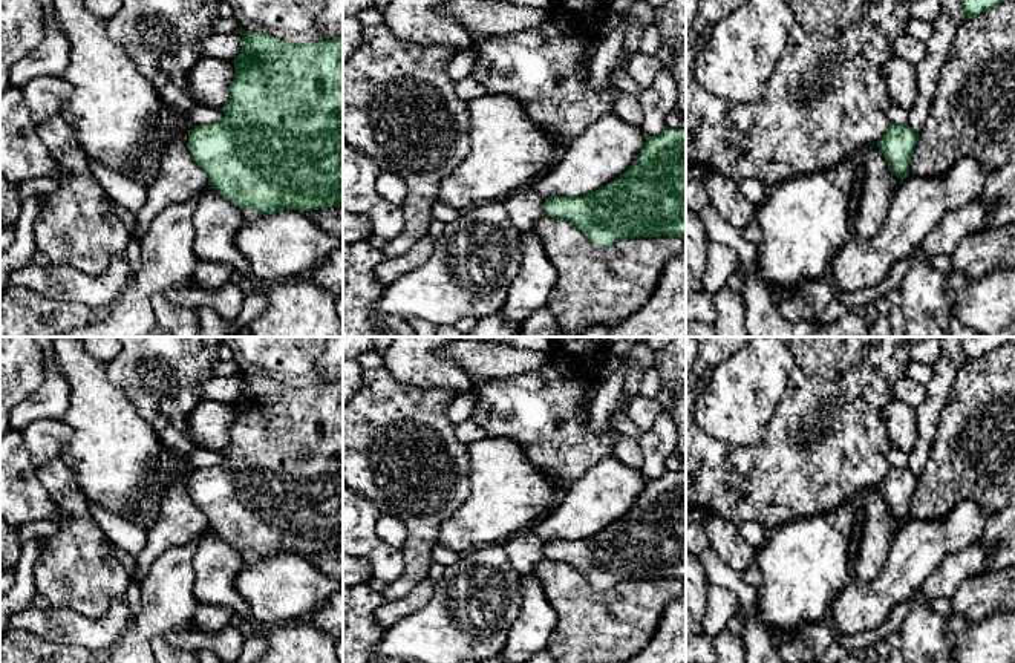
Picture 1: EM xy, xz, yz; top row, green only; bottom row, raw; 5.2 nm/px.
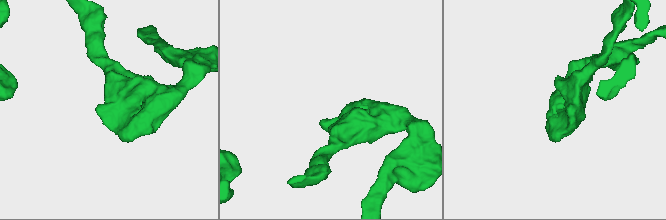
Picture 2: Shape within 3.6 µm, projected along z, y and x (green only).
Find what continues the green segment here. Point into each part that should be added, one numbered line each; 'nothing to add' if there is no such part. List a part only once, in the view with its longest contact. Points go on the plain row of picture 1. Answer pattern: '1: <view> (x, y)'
nothing to add

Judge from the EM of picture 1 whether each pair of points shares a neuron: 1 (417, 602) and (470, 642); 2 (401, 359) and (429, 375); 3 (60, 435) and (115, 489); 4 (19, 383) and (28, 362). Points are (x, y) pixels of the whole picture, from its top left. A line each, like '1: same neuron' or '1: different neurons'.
1: different neurons
2: same neuron
3: different neurons
4: same neuron

